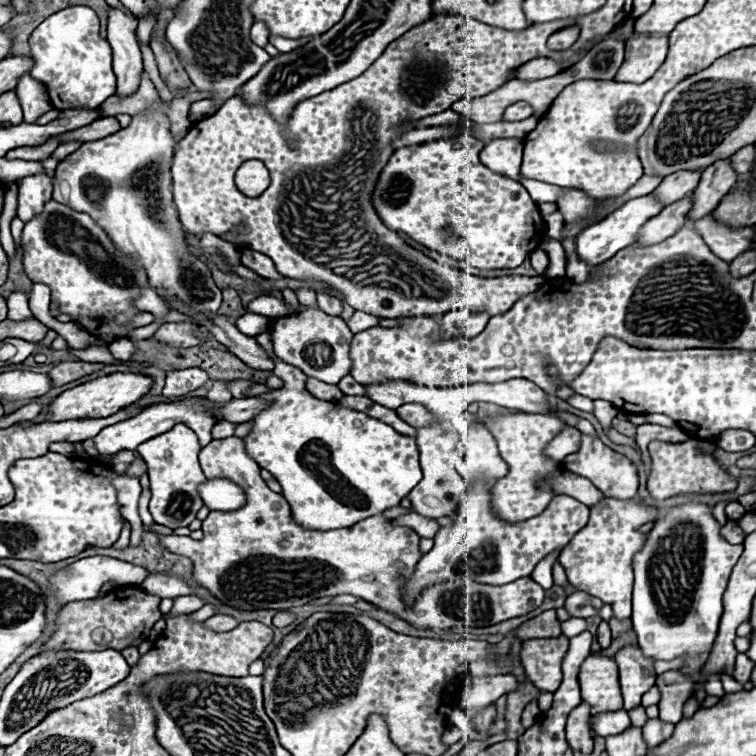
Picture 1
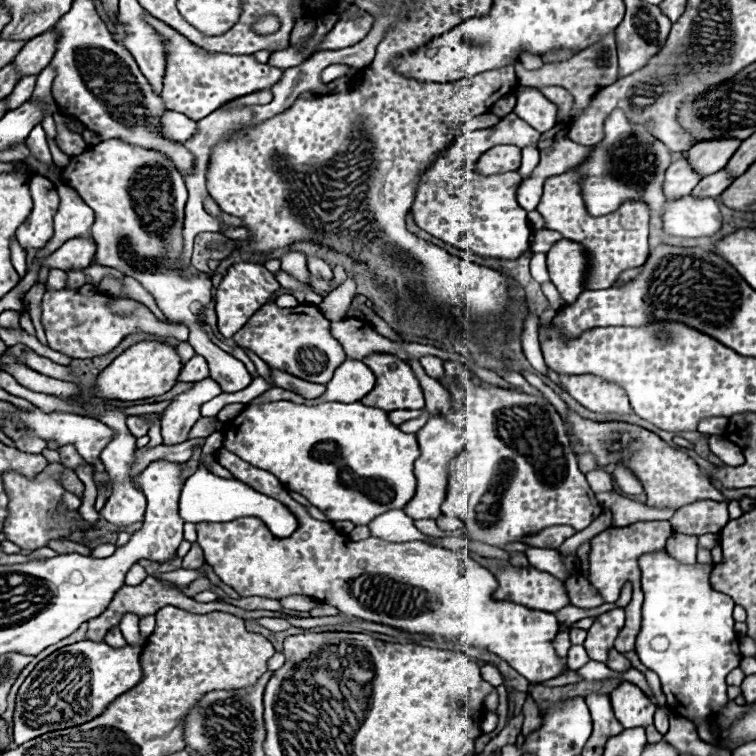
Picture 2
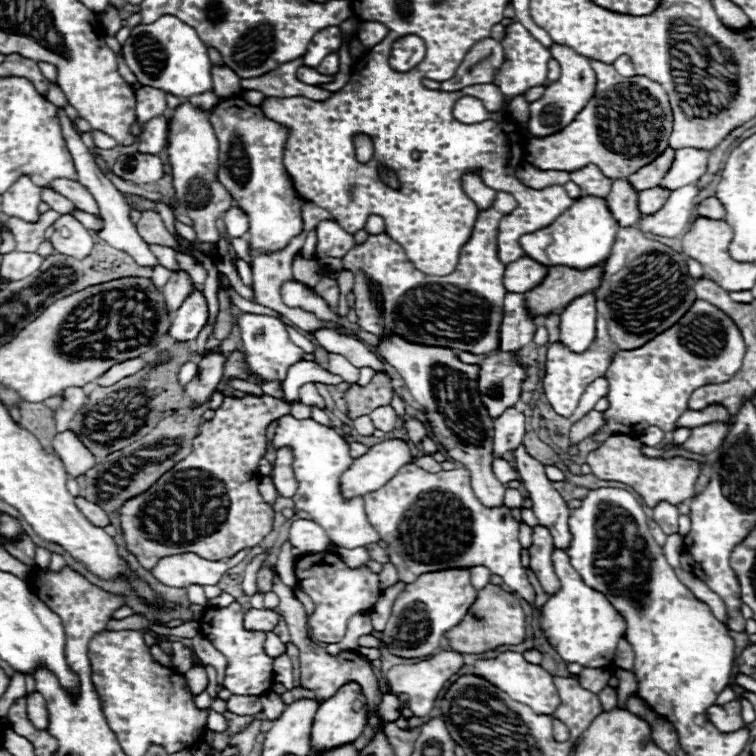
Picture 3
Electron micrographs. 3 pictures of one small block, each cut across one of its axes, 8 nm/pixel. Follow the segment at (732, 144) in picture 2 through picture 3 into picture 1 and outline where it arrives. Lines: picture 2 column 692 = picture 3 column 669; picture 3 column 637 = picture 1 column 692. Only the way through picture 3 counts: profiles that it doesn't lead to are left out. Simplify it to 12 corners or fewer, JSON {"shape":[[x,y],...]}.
{"shape":[[674,172],[652,194],[670,206],[692,194],[700,172]]}

